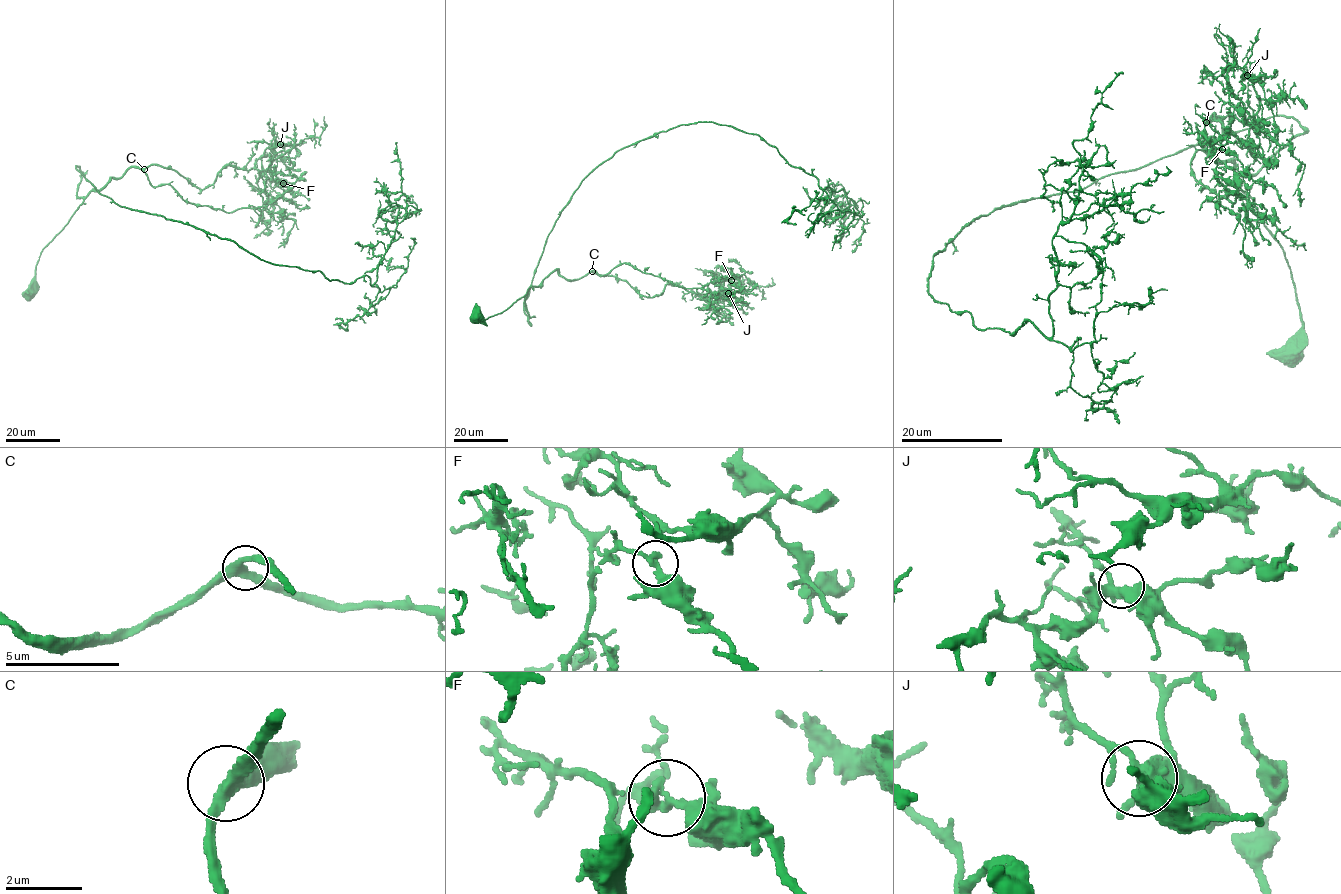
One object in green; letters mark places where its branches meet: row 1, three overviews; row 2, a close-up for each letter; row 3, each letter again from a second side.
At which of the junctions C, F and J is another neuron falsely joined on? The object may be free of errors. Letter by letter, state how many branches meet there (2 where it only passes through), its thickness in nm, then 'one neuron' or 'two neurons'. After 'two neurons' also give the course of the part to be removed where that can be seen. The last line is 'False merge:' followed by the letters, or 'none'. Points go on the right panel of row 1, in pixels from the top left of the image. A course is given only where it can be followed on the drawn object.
C: 3 branches meet; 360 nm thick; one neuron
F: 3 branches meet; 200 nm thick; one neuron
J: 3 branches meet; 400 nm thick; one neuron
False merge: none

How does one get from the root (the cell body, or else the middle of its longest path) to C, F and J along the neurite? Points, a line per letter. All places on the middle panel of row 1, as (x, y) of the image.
C: (475, 317), (482, 322), (503, 312), (530, 286), (538, 286), (556, 270), (567, 279), (579, 279), (592, 271)
F: (475, 317), (503, 312), (556, 270), (567, 279), (614, 276), (646, 297), (674, 283), (719, 294), (731, 280)
J: (475, 317), (503, 312), (556, 270), (567, 279), (614, 276), (646, 297), (674, 283), (705, 300), (728, 293)

